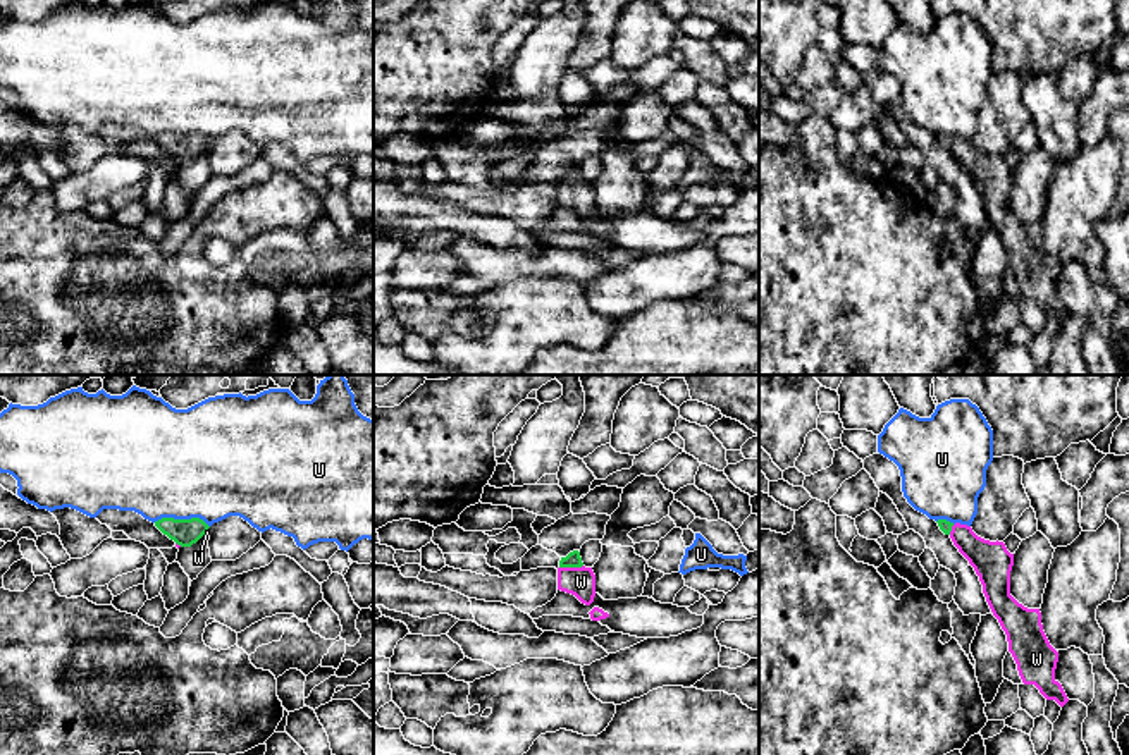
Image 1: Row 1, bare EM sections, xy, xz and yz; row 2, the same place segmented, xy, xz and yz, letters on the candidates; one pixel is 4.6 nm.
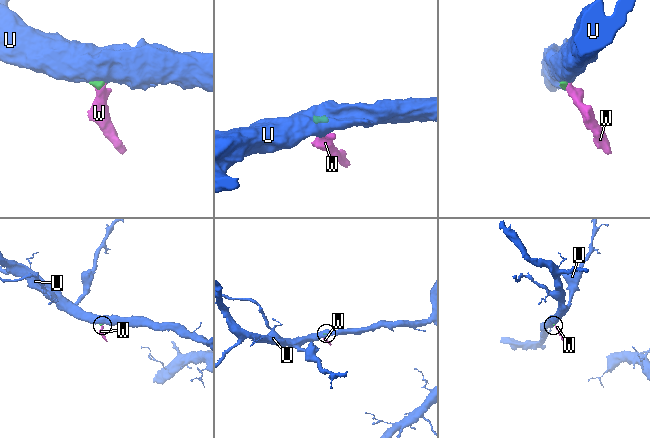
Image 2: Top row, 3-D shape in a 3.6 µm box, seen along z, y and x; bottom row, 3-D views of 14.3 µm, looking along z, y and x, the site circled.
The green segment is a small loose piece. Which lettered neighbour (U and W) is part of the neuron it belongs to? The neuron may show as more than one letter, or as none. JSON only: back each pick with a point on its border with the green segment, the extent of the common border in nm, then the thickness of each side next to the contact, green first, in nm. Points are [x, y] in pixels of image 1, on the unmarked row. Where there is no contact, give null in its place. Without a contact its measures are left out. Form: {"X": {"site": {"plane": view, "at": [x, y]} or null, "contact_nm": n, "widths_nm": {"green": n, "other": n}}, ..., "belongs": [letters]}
{"W": {"site": {"plane": "xz", "at": [570, 181]}, "contact_nm": 110, "widths_nm": {"green": 70, "other": 140}}, "belongs": ["W"]}

